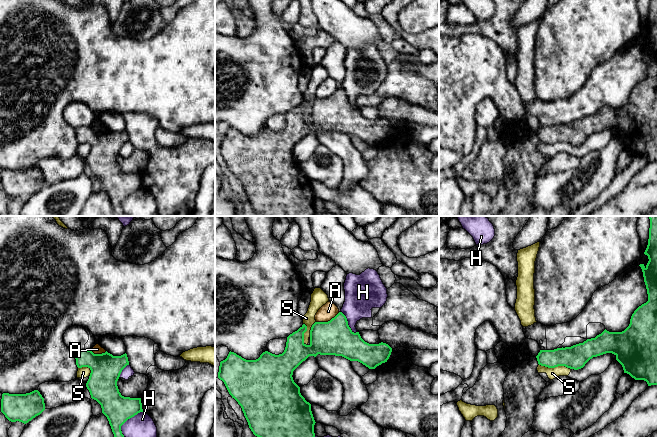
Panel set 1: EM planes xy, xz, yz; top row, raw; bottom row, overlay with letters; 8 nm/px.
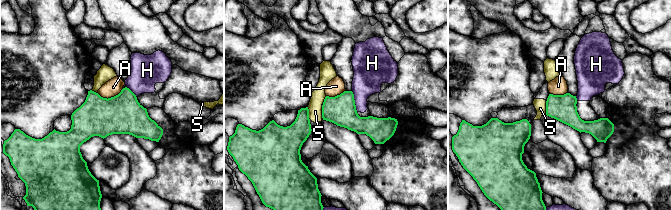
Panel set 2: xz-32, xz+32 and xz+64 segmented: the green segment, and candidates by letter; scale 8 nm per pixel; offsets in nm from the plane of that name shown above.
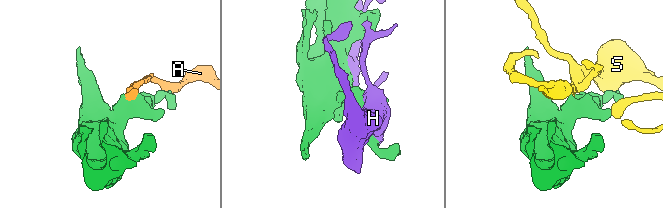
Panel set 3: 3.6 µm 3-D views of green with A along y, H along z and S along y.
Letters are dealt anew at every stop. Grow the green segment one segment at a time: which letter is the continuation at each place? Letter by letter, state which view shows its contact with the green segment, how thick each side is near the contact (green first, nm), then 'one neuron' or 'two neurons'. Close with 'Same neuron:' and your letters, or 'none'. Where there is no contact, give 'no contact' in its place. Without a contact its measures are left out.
A: meets green in xz; 280 nm thick on the green side, 130 nm on the other; two neurons
H: meets green in xy; 220 nm thick on the green side, 240 nm on the other; two neurons
S: meets green in yz; 190 nm thick on the green side, 90 nm on the other; two neurons
Same neuron: none

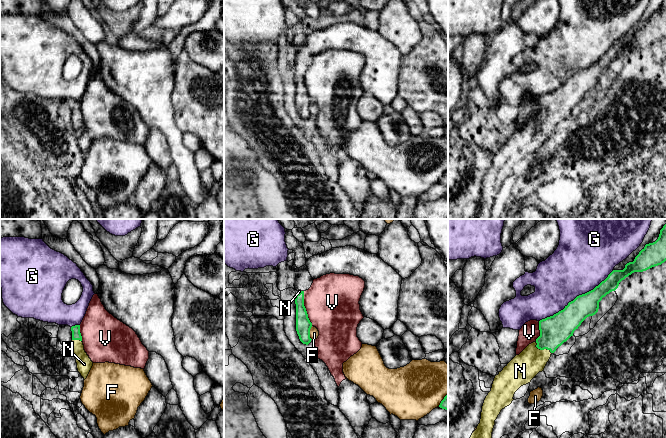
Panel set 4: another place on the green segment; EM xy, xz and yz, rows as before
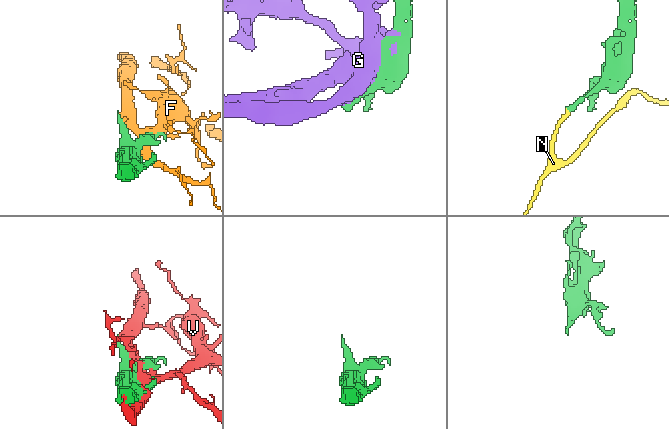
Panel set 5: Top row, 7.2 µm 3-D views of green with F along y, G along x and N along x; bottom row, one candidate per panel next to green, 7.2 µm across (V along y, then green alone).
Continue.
F: meets green in xz; 130 nm thick on the green side, 80 nm on the other; two neurons
G: meets green in yz; 200 nm thick on the green side, 440 nm on the other; two neurons
N: meets green in yz; 240 nm thick on the green side, 220 nm on the other; one neuron
V: meets green in xz; 130 nm thick on the green side, 440 nm on the other; two neurons
Same neuron: N

